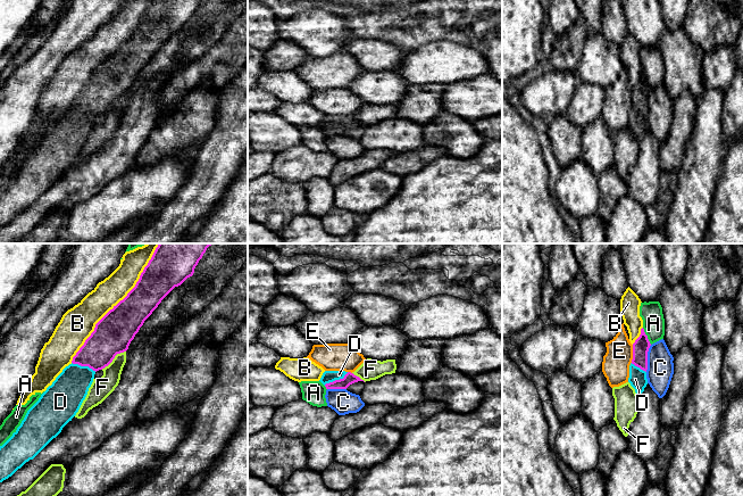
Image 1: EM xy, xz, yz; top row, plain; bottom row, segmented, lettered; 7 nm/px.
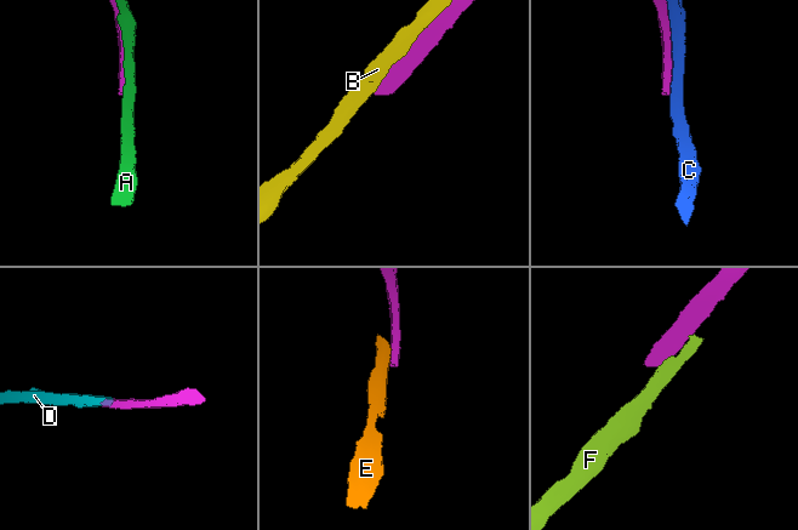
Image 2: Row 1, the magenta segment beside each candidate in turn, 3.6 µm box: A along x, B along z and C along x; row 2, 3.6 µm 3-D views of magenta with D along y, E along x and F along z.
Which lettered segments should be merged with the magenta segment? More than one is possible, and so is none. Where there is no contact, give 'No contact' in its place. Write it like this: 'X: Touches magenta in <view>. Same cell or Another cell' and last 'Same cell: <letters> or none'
A: Touches magenta in yz. Another cell
B: Touches magenta in xy. Another cell
C: Touches magenta in yz. Another cell
D: Touches magenta in xz. Same cell
E: Touches magenta in yz. Another cell
F: Touches magenta in xy. Another cell
Same cell: D

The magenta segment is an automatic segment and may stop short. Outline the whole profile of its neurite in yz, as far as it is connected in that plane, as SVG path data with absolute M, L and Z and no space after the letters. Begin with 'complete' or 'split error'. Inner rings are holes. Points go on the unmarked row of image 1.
split error; M641 74L640 82L633 89L633 105L629 110L628 127L635 134L637 142L644 137L648 130L646 115L648 115L648 97L651 89L644 74Z

